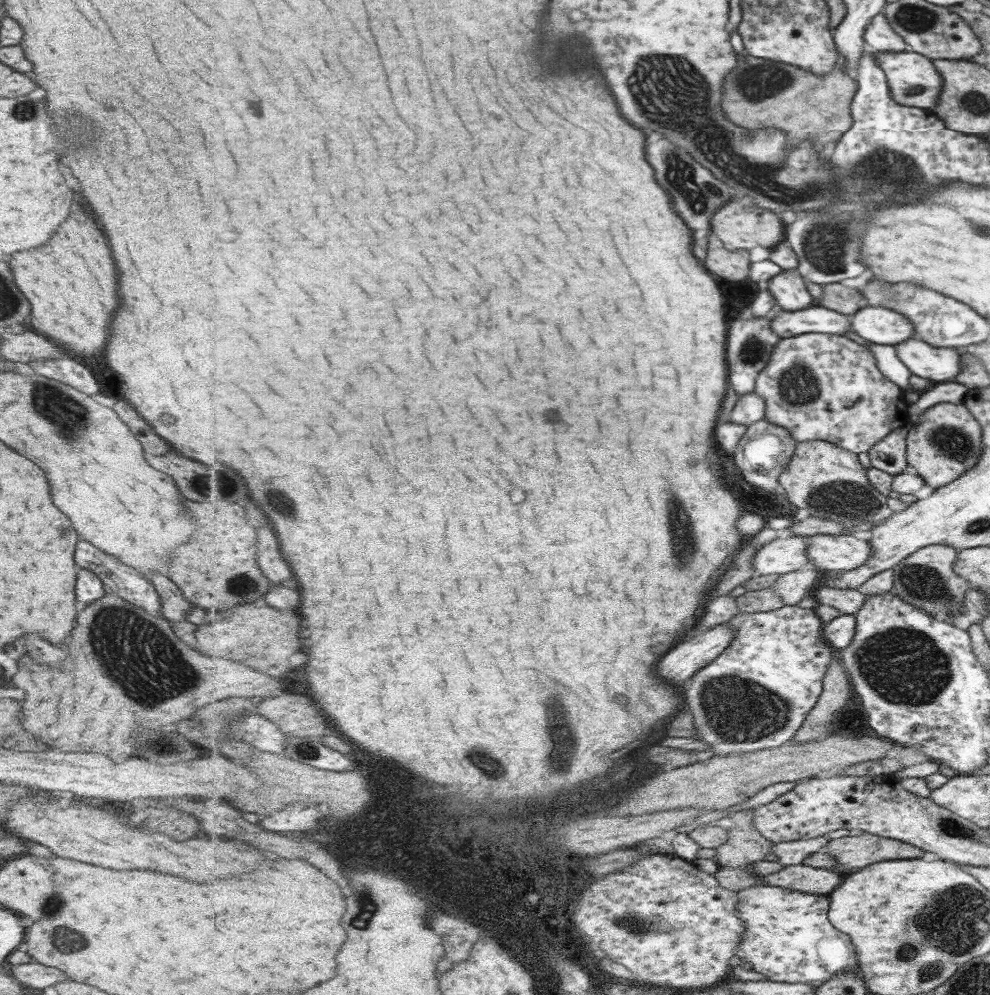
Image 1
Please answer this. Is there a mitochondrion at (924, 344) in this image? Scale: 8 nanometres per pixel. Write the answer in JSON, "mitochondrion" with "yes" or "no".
{"mitochondrion":"no"}

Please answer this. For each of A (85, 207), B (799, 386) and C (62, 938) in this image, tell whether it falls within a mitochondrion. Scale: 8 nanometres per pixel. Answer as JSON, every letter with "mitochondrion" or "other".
{"A":"other","B":"mitochondrion","C":"mitochondrion"}

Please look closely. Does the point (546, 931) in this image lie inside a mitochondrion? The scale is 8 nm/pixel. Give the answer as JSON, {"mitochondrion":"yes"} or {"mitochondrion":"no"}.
{"mitochondrion":"no"}

